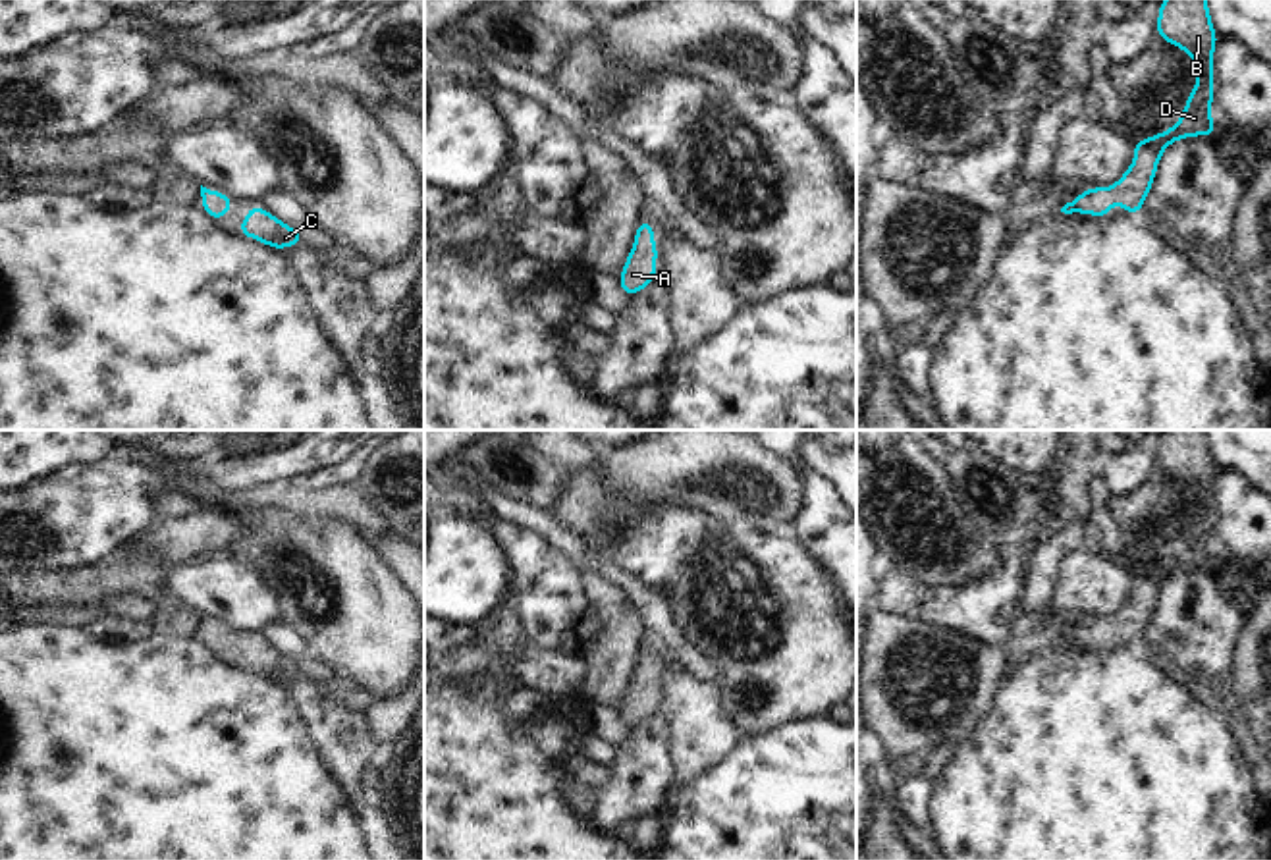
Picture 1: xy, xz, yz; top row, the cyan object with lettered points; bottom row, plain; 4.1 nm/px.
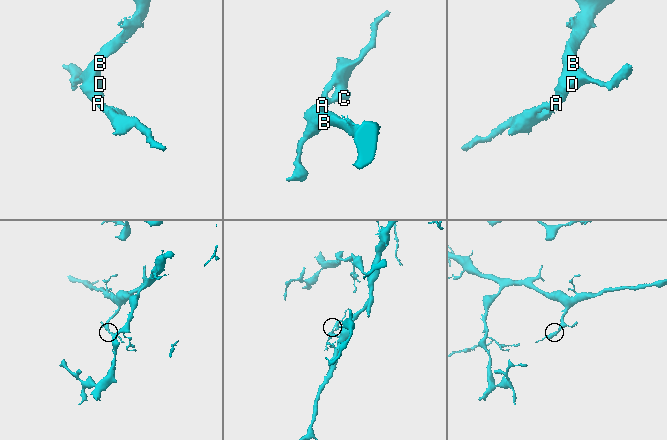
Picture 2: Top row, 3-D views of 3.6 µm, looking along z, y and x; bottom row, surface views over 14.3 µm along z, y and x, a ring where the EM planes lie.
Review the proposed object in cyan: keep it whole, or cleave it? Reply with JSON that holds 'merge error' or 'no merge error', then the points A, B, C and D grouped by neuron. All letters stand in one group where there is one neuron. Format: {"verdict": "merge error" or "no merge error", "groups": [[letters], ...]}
{"verdict": "no merge error", "groups": [["A", "B", "C", "D"]]}

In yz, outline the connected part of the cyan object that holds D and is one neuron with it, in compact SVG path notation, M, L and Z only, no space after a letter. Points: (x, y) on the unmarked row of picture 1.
M1165 430L1159 434L1159 449L1155 453L1155 469L1188 484L1196 494L1196 521L1188 526L1184 544L1176 557L1134 573L1132 598L1122 609L1105 623L1097 617L1084 621L1074 632L1067 634L1065 646L1094 646L1095 650L1109 650L1109 636L1115 634L1140 648L1140 640L1149 627L1155 611L1155 602L1165 580L1186 569L1215 569L1215 555L1209 548L1213 538L1213 482L1217 478L1217 465L1209 449L1209 436L1205 430Z

